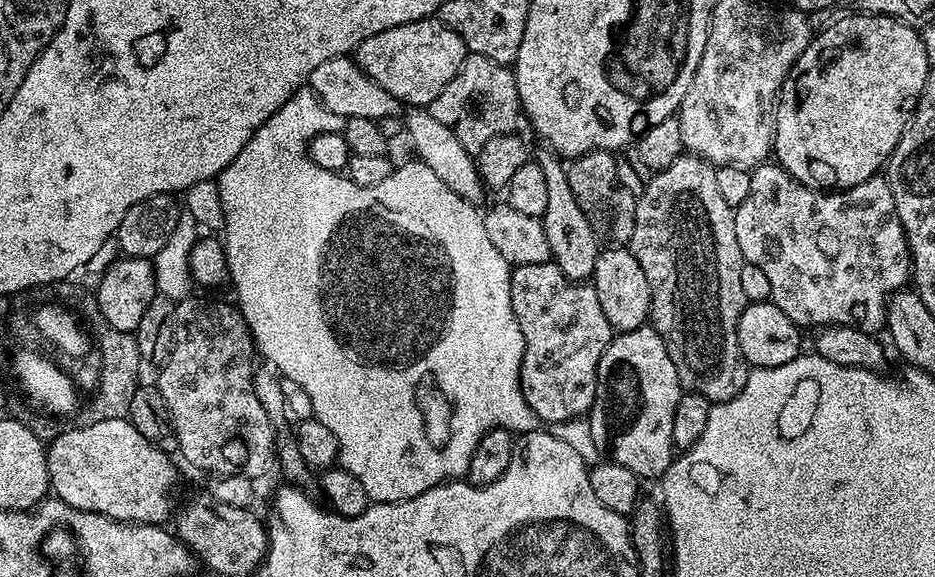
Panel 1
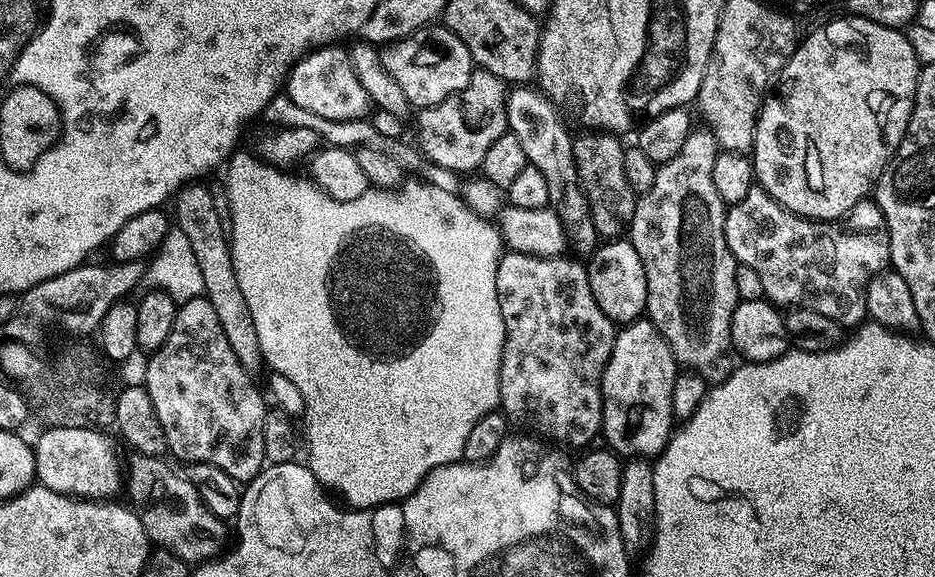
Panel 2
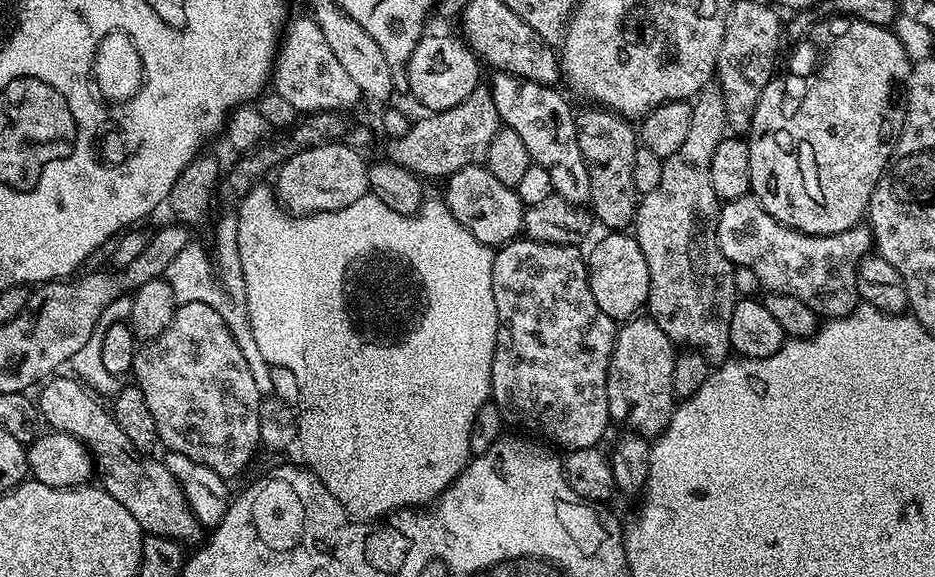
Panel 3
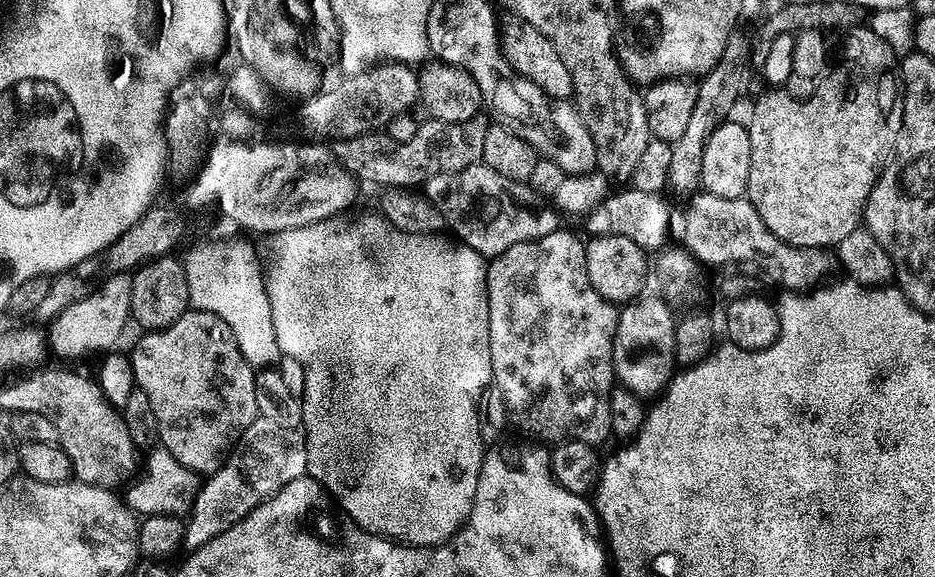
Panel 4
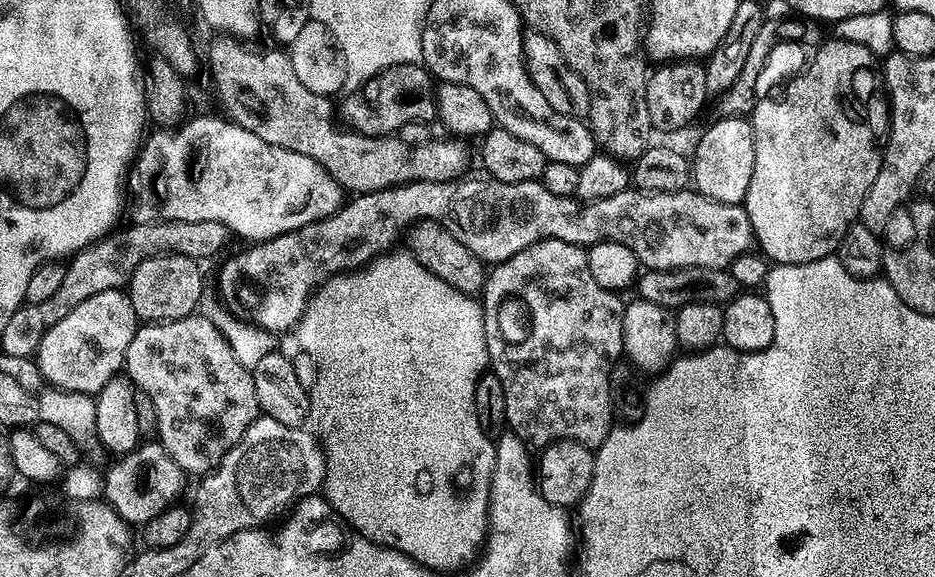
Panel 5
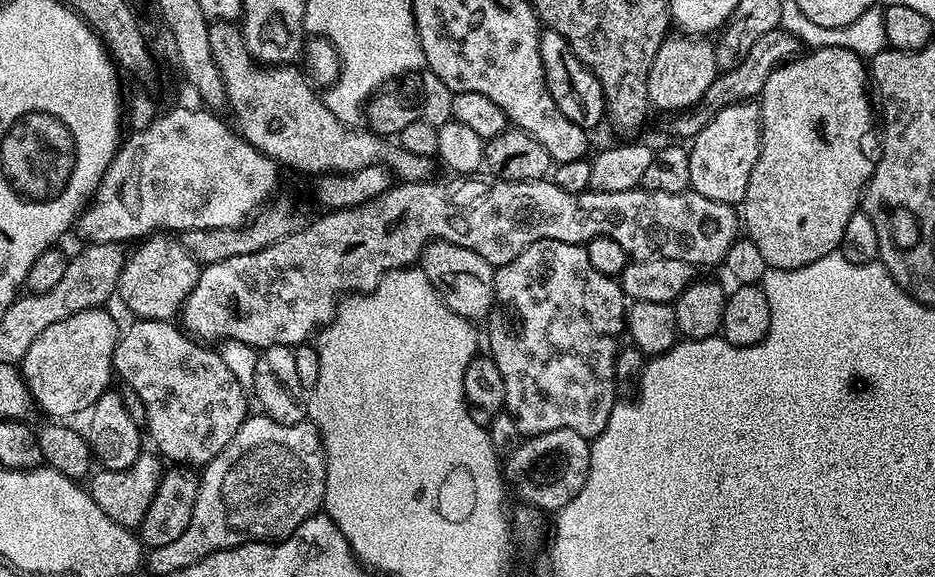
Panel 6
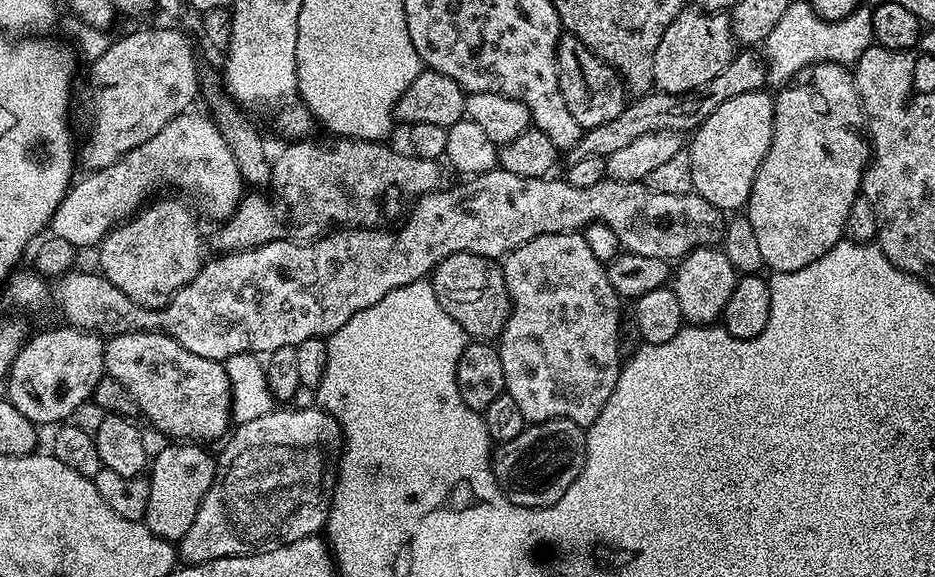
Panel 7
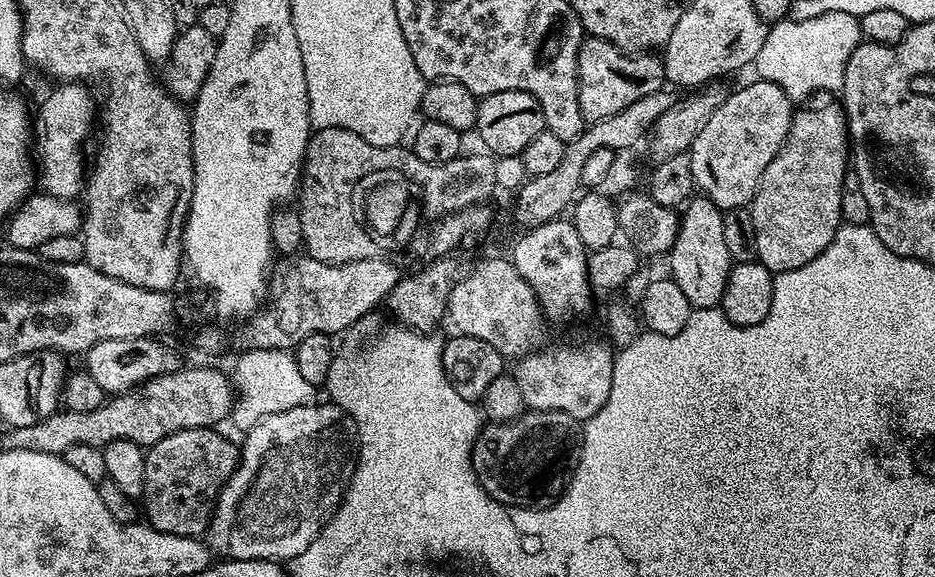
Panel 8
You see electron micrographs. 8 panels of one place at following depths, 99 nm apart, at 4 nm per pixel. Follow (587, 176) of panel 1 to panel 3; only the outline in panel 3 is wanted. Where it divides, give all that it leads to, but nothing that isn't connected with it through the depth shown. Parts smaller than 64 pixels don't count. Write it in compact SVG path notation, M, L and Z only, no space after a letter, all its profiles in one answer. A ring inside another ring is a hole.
M599 106L576 116L578 150L586 162L590 176L590 212L608 230L628 230L633 227L638 207L638 193L634 186L634 154L638 147L638 132L623 116Z

